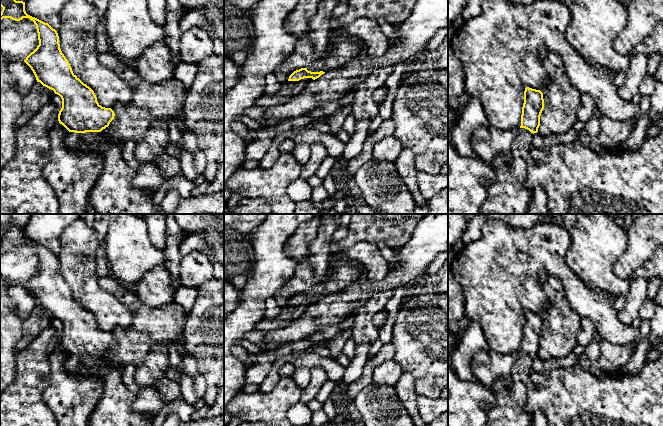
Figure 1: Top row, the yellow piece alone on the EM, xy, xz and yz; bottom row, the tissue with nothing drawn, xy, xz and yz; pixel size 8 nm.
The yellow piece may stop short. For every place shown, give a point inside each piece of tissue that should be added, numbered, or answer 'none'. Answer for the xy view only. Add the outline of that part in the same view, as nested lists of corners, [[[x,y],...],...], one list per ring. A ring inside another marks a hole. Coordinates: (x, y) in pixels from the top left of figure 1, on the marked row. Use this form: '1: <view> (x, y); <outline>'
1: xy (112, 193); [[[69,132],[64,144],[73,155],[84,155],[79,147],[85,146],[101,160],[101,172],[88,197],[96,214],[159,213],[154,195],[131,185],[137,169],[125,162],[119,142],[108,139],[102,132]]]

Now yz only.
1: yz (507, 194); [[[520,128],[519,134],[511,145],[508,159],[498,155],[490,166],[496,173],[496,179],[487,187],[486,200],[481,207],[481,214],[526,214],[533,200],[533,192],[525,187],[527,178],[527,159],[530,156],[533,133]]]

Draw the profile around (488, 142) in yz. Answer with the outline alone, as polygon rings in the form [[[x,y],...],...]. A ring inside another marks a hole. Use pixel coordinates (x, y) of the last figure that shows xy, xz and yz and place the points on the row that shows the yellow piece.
[[[490,124],[476,127],[471,135],[471,144],[476,155],[490,164],[498,155],[510,157],[511,145],[519,134],[520,127],[505,129]]]

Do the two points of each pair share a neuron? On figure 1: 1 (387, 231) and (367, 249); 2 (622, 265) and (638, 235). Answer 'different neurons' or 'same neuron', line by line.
1: different neurons
2: same neuron

